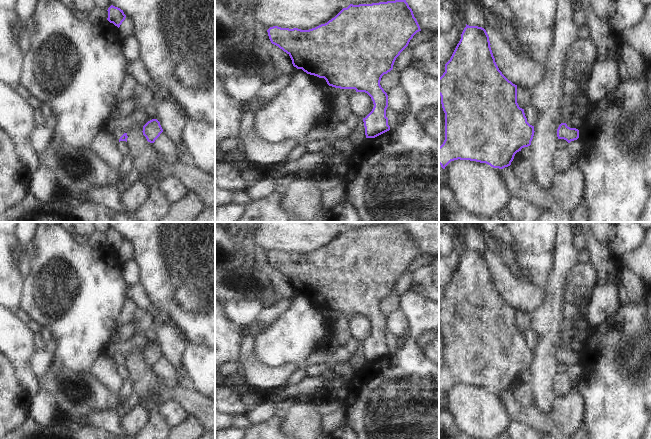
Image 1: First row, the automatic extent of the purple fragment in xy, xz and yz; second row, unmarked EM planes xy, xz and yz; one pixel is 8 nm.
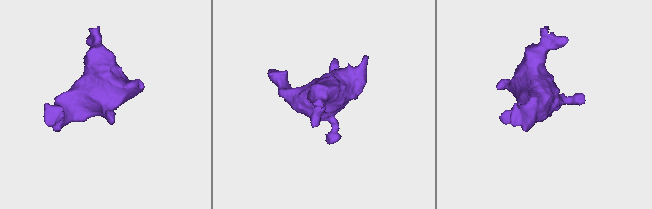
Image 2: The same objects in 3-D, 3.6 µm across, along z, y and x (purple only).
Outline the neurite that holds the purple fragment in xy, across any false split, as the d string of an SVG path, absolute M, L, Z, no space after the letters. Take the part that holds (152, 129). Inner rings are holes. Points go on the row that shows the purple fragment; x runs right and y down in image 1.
M152 119L143 126L142 132L148 142L154 143L163 132L163 129L157 119Z

